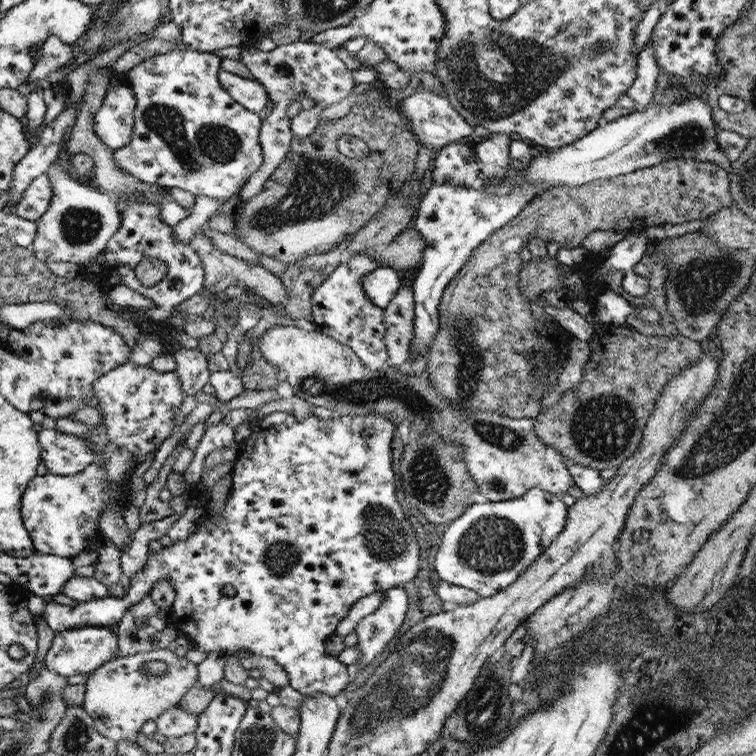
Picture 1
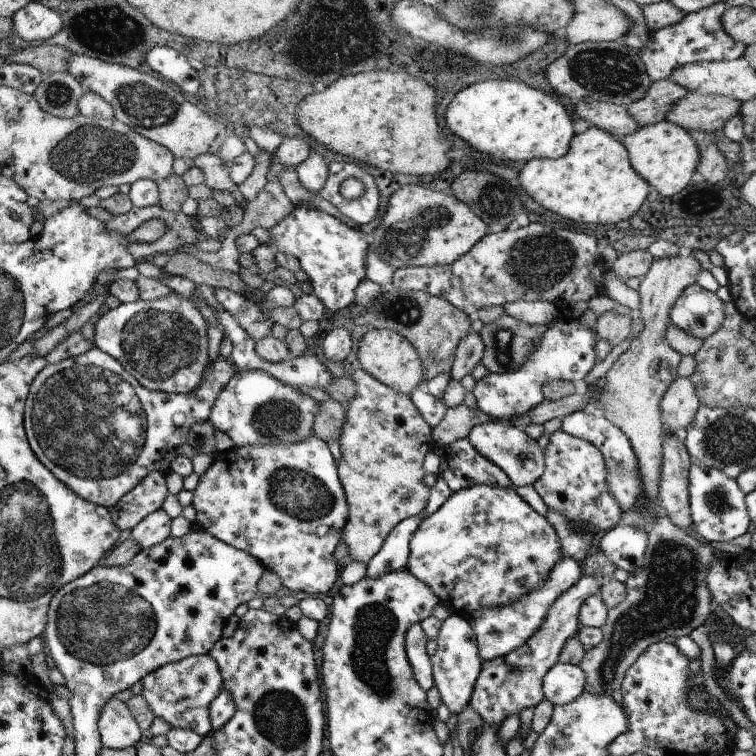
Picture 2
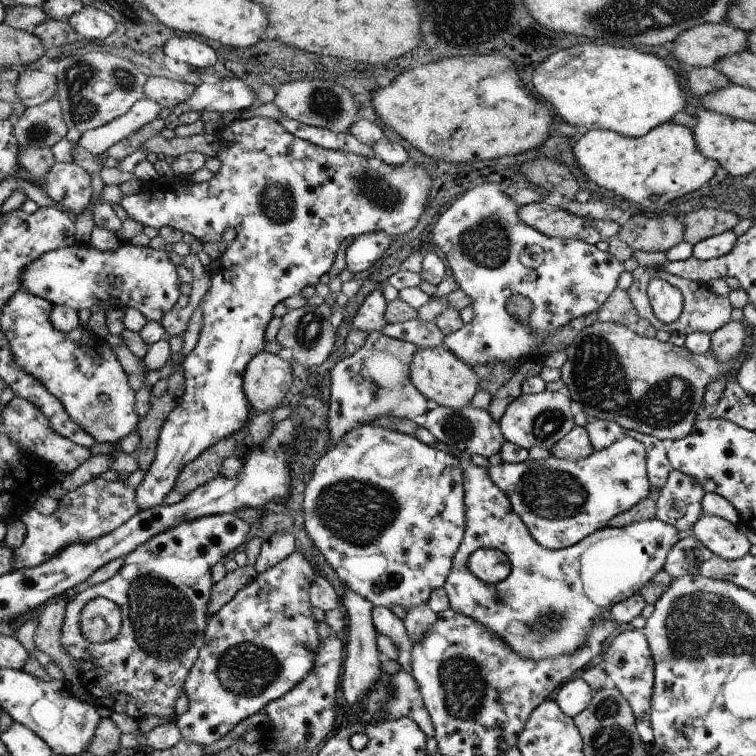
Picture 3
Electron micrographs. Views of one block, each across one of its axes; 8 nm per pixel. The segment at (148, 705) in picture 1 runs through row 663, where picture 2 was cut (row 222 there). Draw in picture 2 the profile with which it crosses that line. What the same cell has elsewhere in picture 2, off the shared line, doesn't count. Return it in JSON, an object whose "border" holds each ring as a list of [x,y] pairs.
{"border":[[[133,206],[130,212],[114,216],[112,220],[105,221],[108,230],[117,231],[121,234],[133,233],[142,223],[152,219],[162,220],[166,225],[164,236],[156,242],[129,243],[129,252],[135,257],[136,262],[152,260],[156,254],[172,254],[181,246],[196,244],[199,235],[192,228],[189,216],[184,213],[164,210],[160,206],[136,208]]]}

